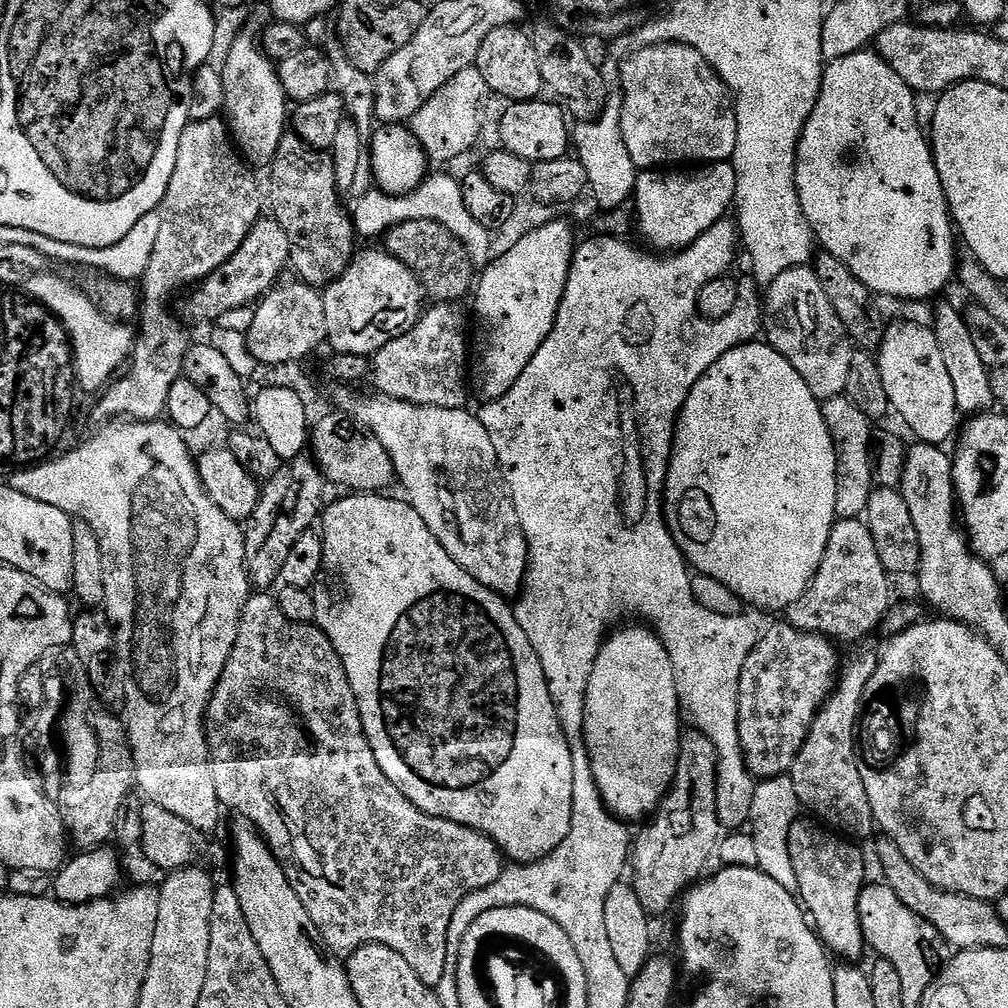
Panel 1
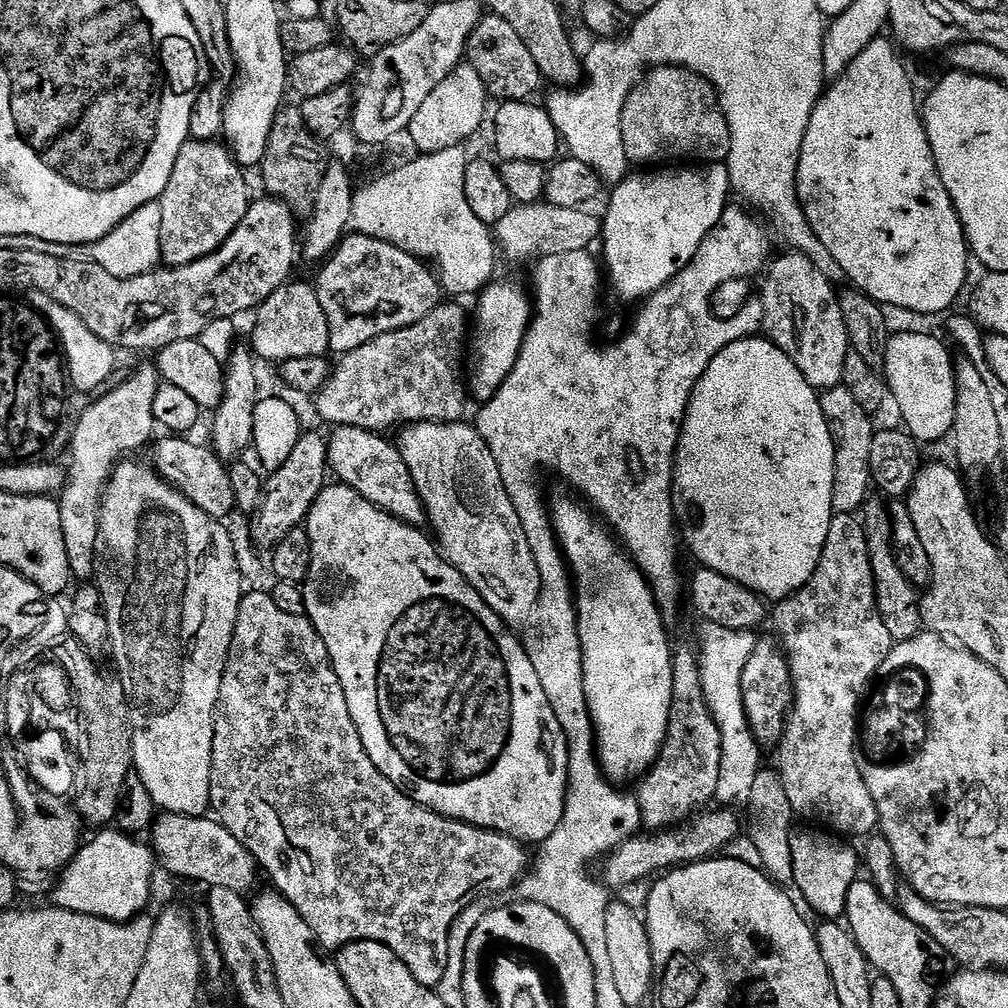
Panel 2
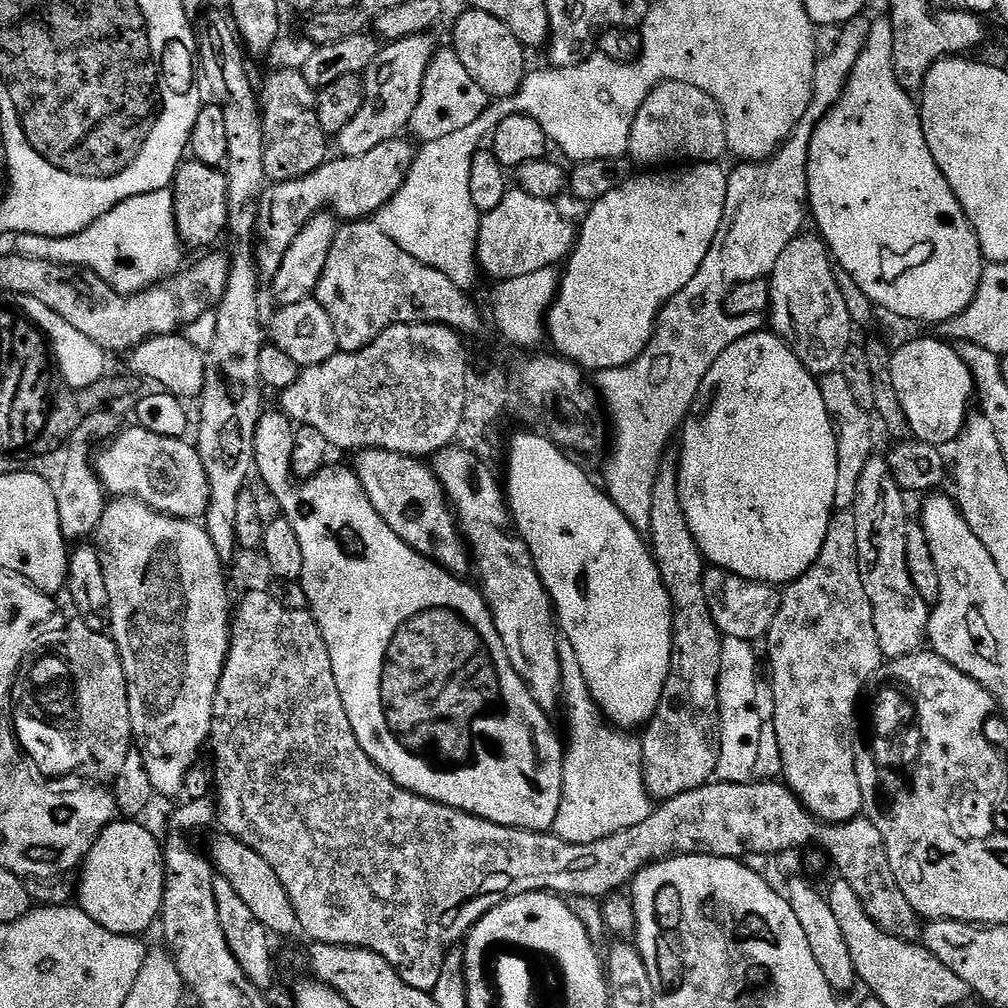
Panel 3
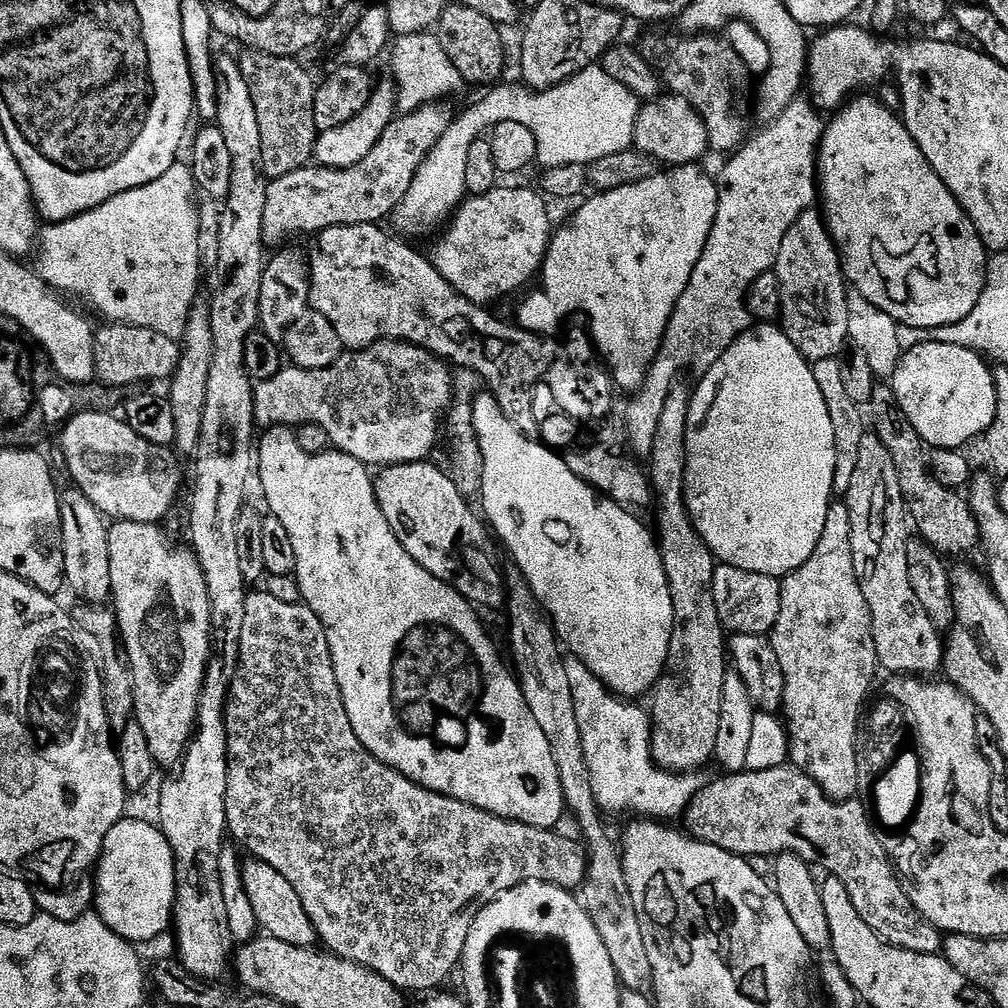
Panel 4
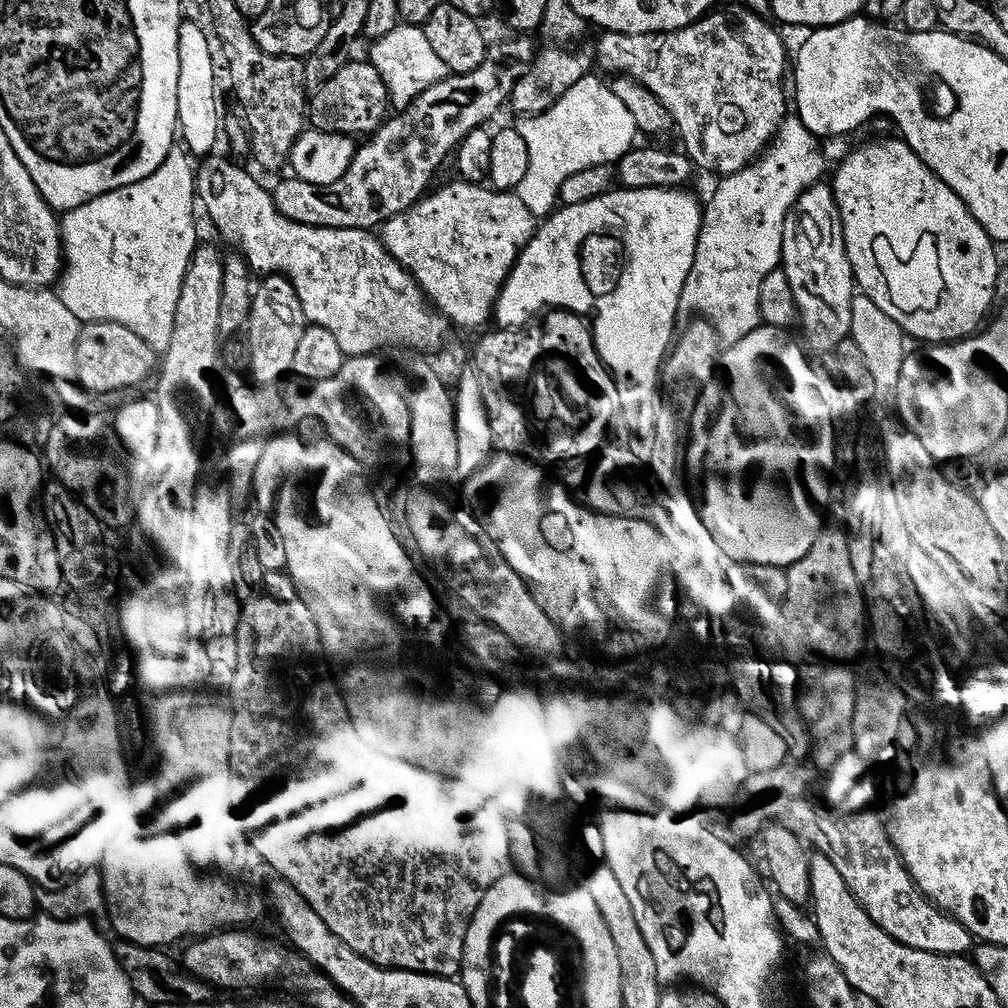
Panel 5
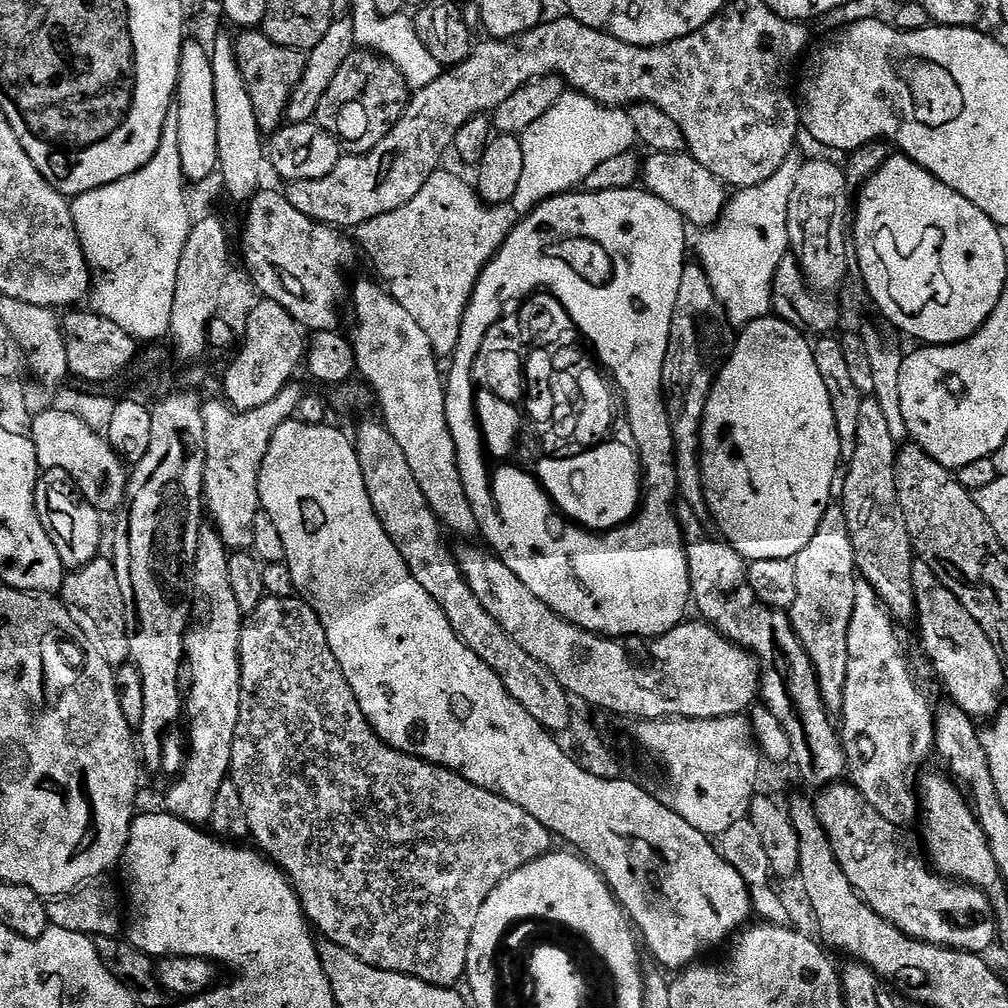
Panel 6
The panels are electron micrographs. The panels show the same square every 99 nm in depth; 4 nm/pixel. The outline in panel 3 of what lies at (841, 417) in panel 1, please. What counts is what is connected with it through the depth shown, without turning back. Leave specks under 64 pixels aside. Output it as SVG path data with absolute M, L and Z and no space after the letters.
M841 371L819 377L819 382L822 402L826 402L826 410L832 419L832 429L836 432L838 446L838 486L834 486L834 502L837 509L848 510L856 503L858 482L869 471L868 459L872 456L873 417L868 410L854 402L849 383L846 382Z

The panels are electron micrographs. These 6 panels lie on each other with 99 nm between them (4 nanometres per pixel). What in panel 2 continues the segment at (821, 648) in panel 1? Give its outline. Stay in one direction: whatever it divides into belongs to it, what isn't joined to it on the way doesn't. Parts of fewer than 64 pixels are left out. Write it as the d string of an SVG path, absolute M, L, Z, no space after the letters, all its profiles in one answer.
M757 639L754 654L750 654L750 662L746 662L746 670L742 674L742 702L750 730L765 749L775 749L779 745L784 727L788 725L792 701L792 675L784 649L775 639Z

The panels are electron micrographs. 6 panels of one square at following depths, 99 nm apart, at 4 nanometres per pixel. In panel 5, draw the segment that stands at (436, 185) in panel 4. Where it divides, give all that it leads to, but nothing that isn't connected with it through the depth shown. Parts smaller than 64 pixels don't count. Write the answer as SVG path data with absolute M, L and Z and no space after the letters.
M596 74L584 76L582 82L574 82L550 110L519 121L520 133L530 149L530 170L522 185L522 195L537 218L552 215L566 178L581 170L590 170L590 166L619 165L620 159L637 147L638 133L633 115L611 86L603 84L599 78Z

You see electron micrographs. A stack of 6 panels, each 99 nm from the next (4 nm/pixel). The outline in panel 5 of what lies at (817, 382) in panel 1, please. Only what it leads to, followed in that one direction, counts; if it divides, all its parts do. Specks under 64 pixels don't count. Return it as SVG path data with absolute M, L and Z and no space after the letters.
M821 182L816 184L812 188L807 188L805 192L798 198L798 202L792 208L792 212L786 218L786 230L784 231L784 237L782 238L782 267L786 278L790 278L790 290L794 290L794 302L798 306L800 311L800 318L798 321L799 327L804 327L803 339L808 339L807 347L816 354L832 354L835 353L839 343L844 339L851 337L852 334L852 303L854 298L858 294L858 285L856 283L856 276L852 273L852 263L848 257L848 251L846 250L846 238L844 237L844 227L842 226L842 214L840 213L840 206L836 201L835 191L831 187L827 188L827 183Z

